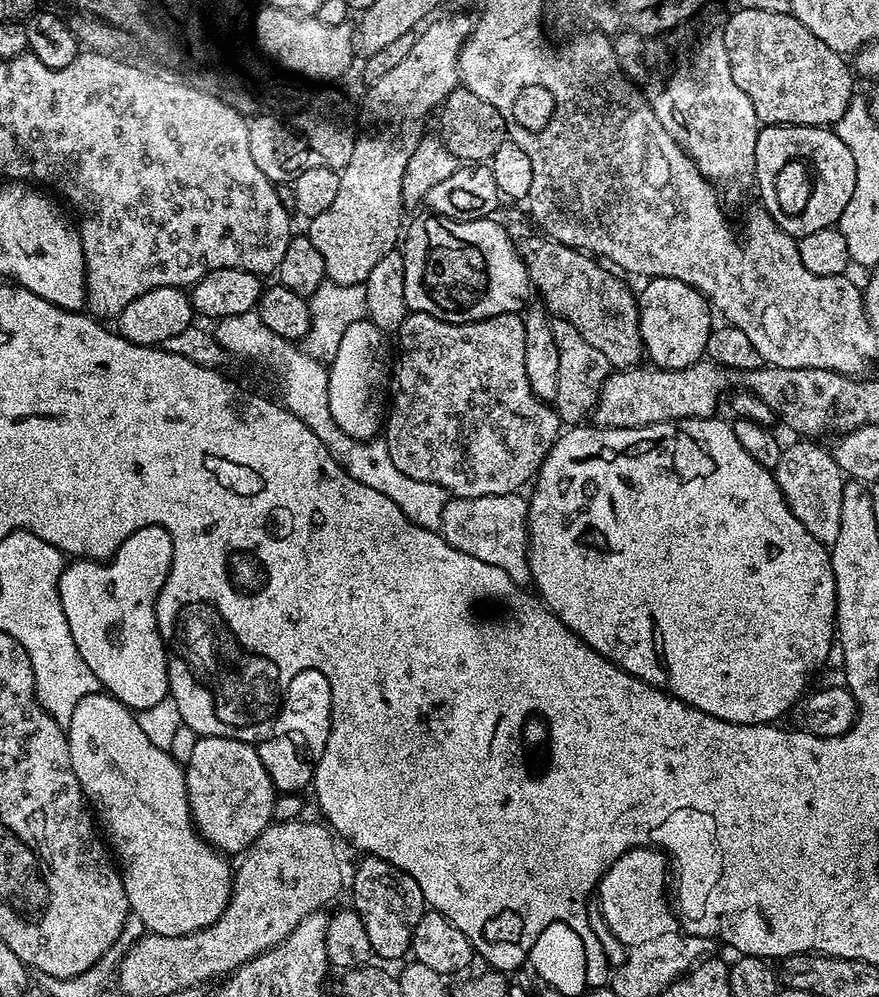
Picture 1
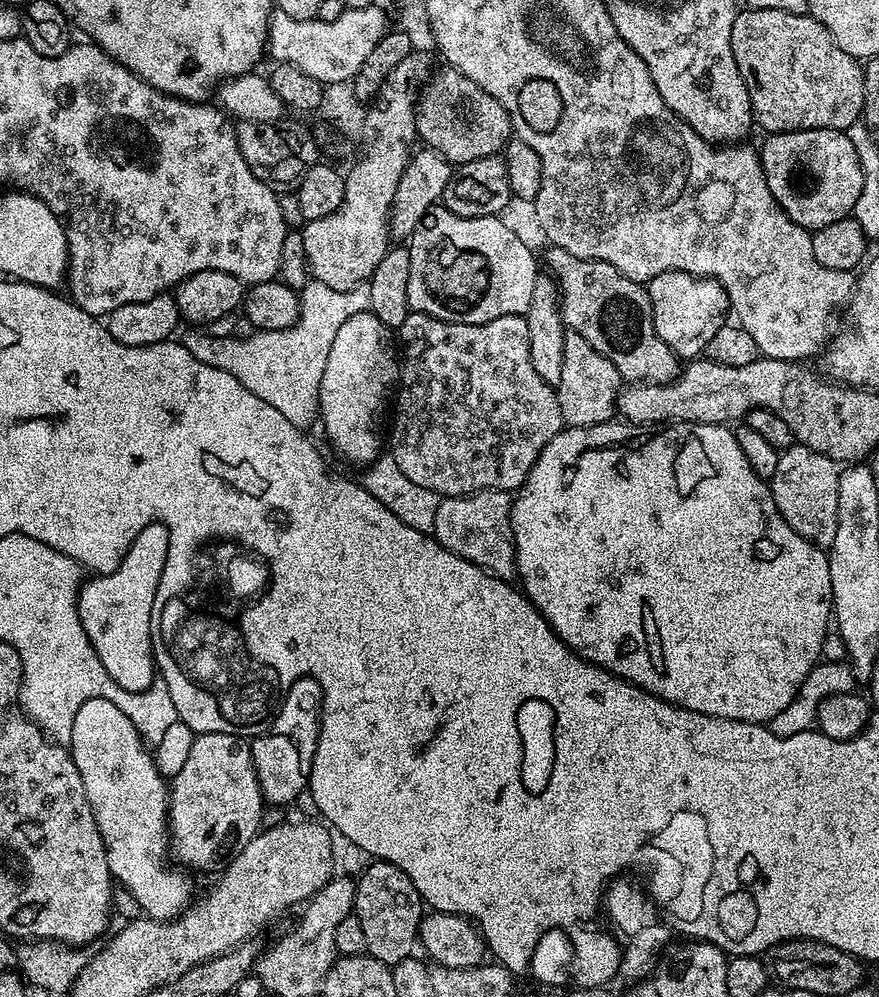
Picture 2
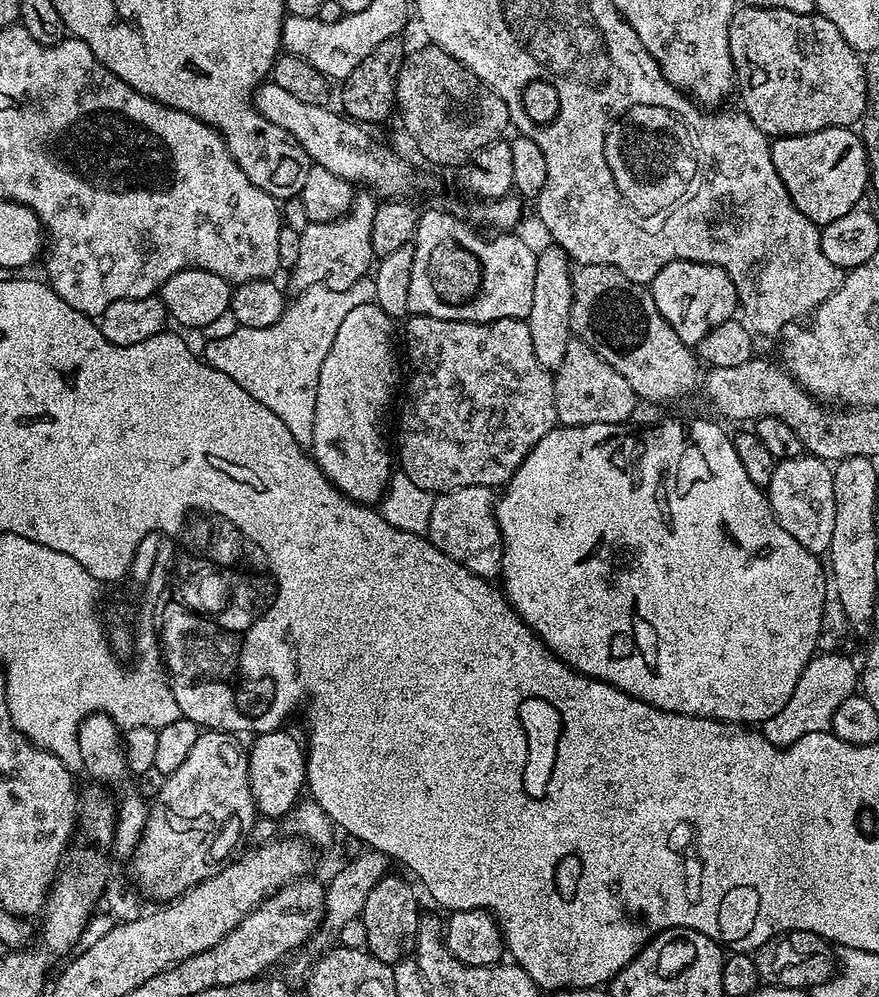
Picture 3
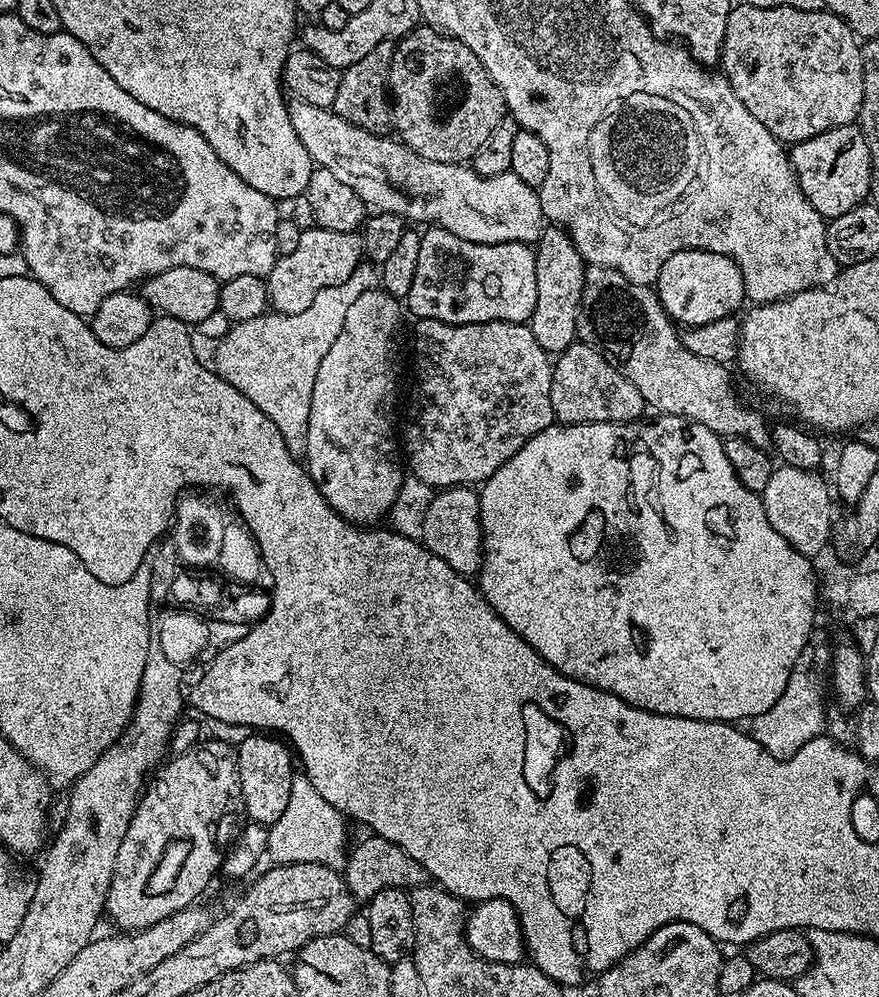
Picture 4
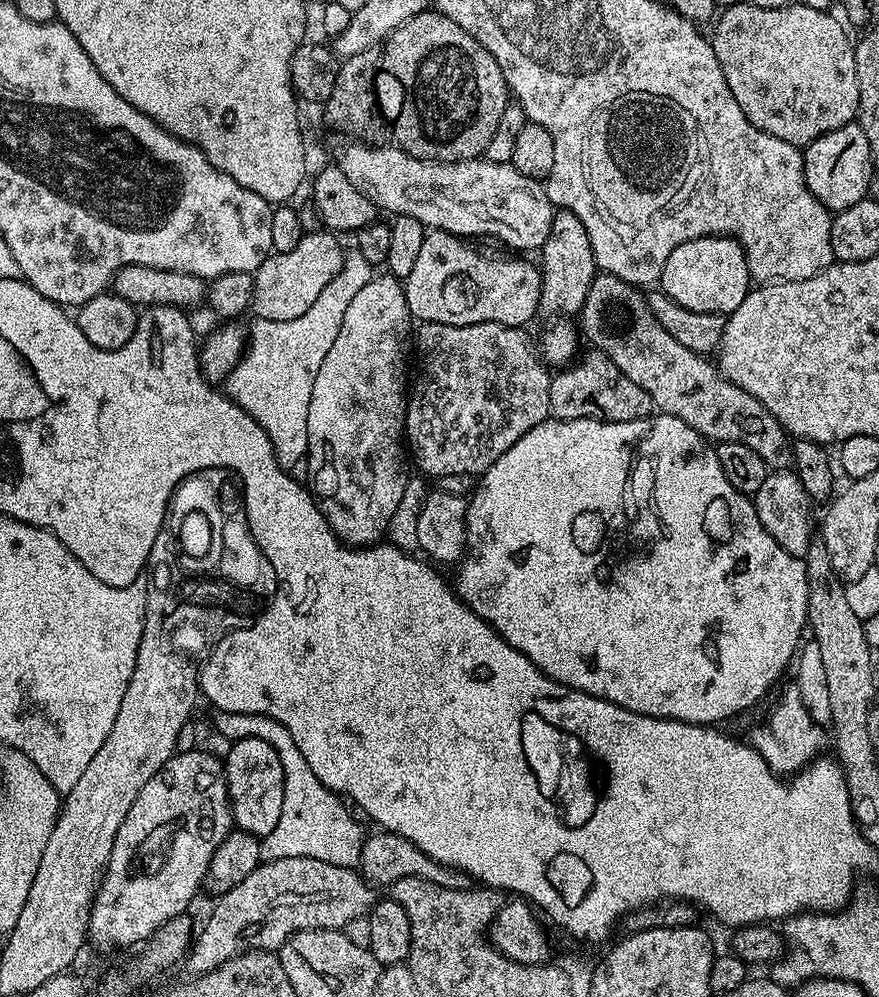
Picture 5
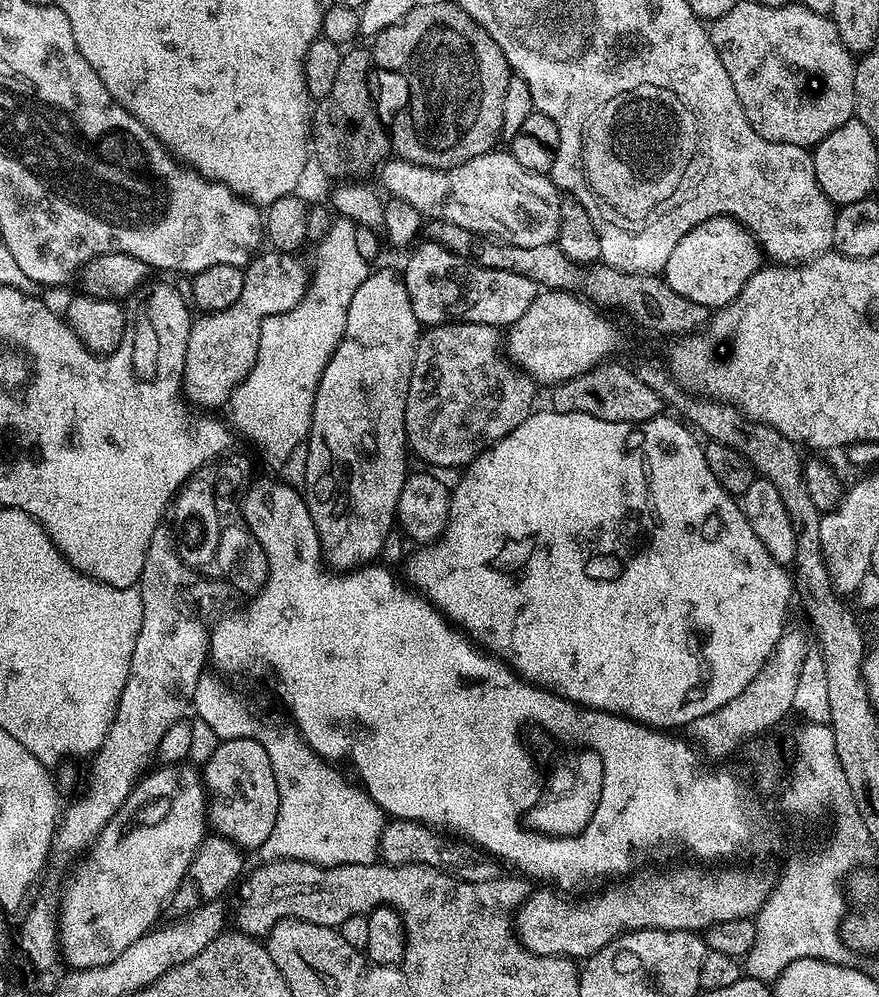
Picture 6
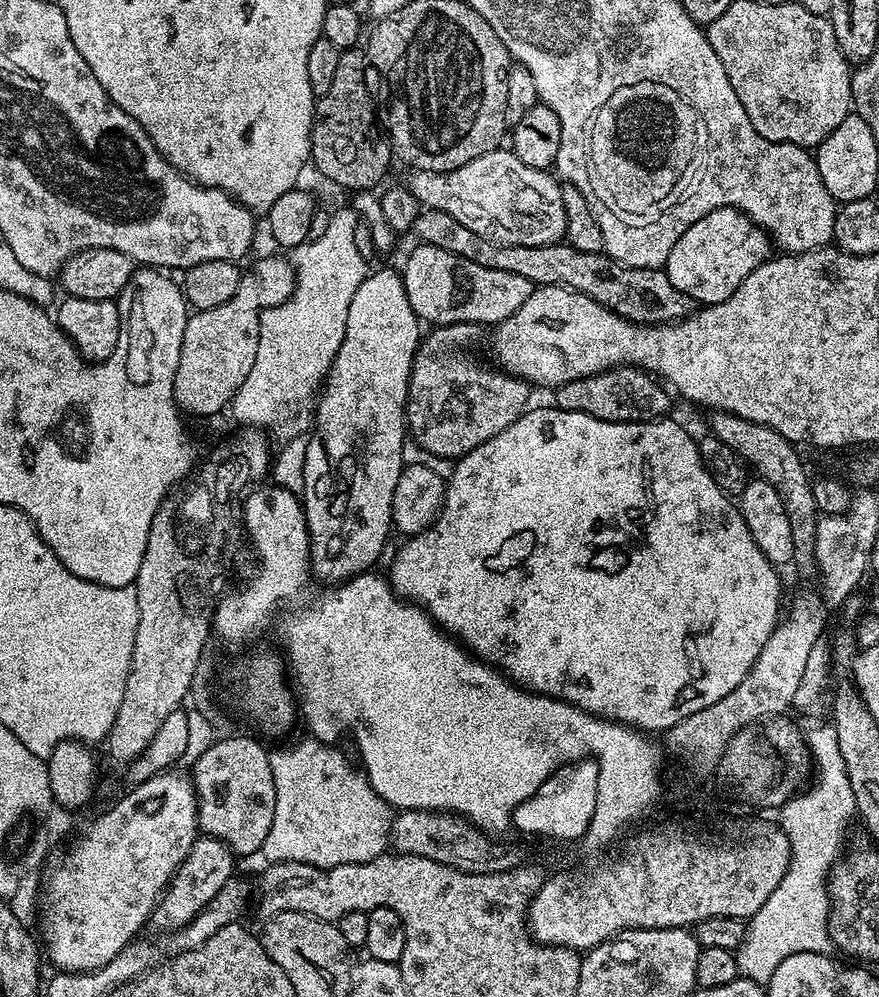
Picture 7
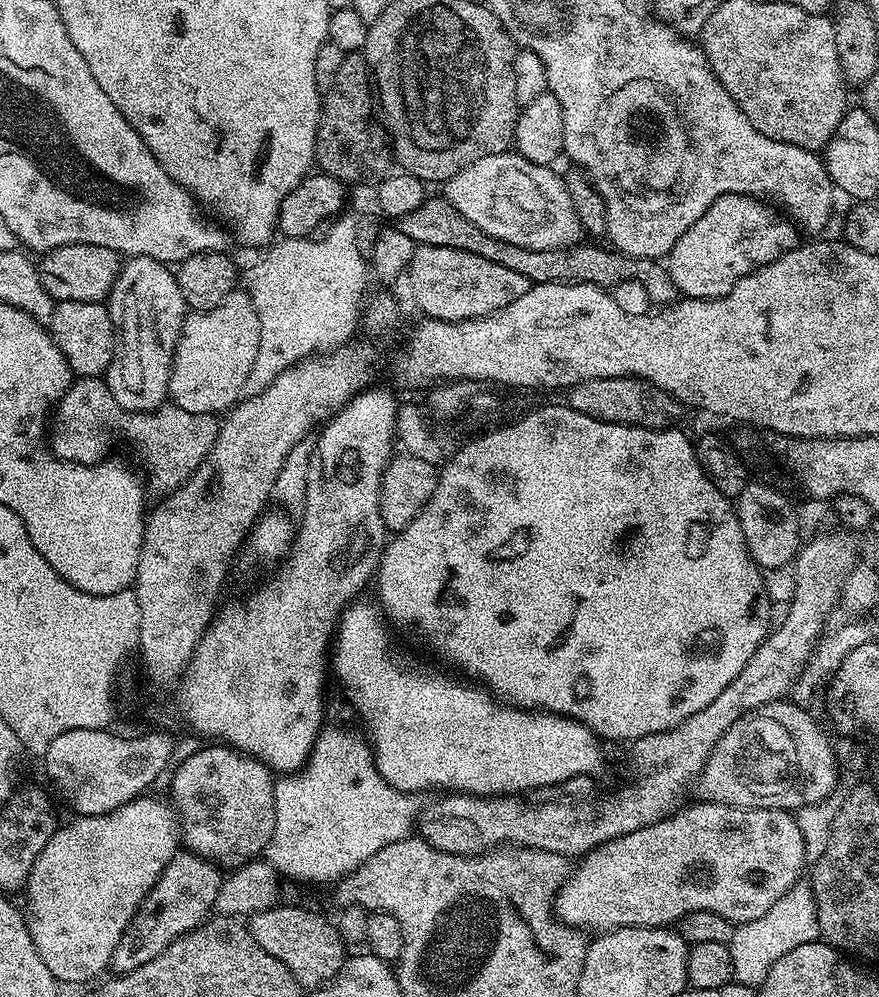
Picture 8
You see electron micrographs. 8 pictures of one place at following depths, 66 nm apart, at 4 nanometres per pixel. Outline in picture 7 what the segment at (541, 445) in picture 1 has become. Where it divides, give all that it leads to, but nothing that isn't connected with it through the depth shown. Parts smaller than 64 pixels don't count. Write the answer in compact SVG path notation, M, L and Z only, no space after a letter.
M446 324L436 326L432 332L423 337L416 357L412 363L412 377L408 379L408 406L406 409L406 428L414 439L420 443L424 452L432 456L441 456L444 460L455 462L460 457L474 450L474 446L482 446L494 434L502 434L506 426L510 426L523 412L528 411L528 391L530 385L527 380L519 380L517 376L501 370L499 367L487 368L476 356L471 356L466 349L471 346L482 332L478 324Z

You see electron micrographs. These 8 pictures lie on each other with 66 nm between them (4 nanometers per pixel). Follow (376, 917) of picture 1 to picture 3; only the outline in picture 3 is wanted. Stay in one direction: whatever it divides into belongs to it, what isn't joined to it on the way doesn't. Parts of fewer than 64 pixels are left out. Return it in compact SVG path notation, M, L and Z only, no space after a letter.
M389 874L383 876L366 897L366 906L362 913L368 943L366 950L383 964L394 966L399 960L409 959L413 955L412 951L417 951L422 909L416 901L417 889L413 888L402 877Z

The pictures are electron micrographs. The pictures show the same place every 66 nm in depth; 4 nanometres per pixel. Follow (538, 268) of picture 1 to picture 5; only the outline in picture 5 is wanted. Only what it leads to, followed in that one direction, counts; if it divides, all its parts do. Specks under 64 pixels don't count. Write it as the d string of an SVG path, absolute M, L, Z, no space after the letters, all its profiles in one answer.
M596 275L586 294L586 302L580 307L578 328L583 339L585 336L595 351L605 352L610 362L614 362L614 366L618 366L618 370L622 370L622 374L626 374L626 378L634 382L634 386L642 386L642 390L650 394L653 409L659 410L665 416L682 418L686 426L693 428L699 436L703 436L709 442L742 442L742 446L754 450L754 454L758 454L762 462L768 464L769 469L788 470L793 467L793 441L778 422L778 418L774 418L774 414L770 414L770 410L766 410L766 406L762 406L758 398L746 394L746 390L734 386L734 382L727 380L719 367L713 361L712 364L708 361L711 359L705 358L699 352L686 350L686 346L682 346L678 338L672 337L662 327L662 322L654 318L647 295L637 285L628 284L617 276Z

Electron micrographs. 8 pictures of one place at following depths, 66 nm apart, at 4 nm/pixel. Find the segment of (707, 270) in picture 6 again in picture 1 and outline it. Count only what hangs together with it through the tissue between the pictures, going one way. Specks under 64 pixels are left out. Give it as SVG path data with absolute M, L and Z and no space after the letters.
M651 277L638 296L640 337L647 359L657 368L671 370L695 364L706 353L708 335L714 327L713 309L705 296L694 286L678 282L678 278Z

